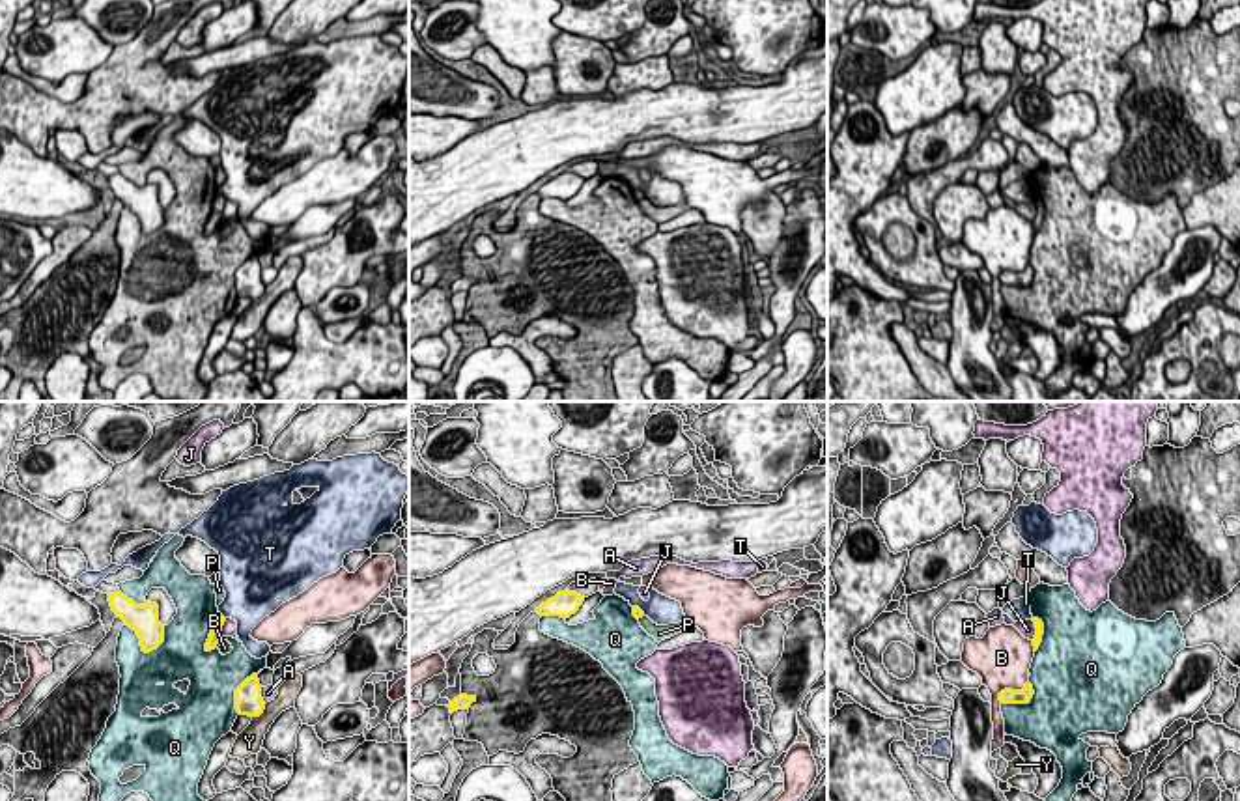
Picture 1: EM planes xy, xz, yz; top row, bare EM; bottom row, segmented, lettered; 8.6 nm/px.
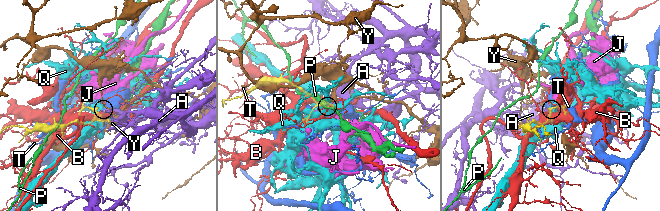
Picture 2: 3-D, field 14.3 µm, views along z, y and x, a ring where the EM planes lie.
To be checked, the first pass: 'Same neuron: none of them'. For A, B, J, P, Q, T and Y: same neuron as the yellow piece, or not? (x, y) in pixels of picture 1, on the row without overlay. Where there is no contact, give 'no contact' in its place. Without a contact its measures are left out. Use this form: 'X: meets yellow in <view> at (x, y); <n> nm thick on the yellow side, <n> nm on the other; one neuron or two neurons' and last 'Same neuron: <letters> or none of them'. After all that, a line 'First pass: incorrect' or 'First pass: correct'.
A: meets yellow in xy at (260, 277); 240 nm thick on the yellow side, 130 nm on the other; two neurons
B: meets yellow in yz at (1009, 271); 130 nm thick on the yellow side, 460 nm on the other; two neurons
J: meets yellow in yz at (1037, 211); 70 nm thick on the yellow side, 140 nm on the other; two neurons
P: meets yellow in xz at (639, 198); 90 nm thick on the yellow side, 130 nm on the other; two neurons
Q: meets yellow in xy at (140, 226); 260 nm thick on the yellow side, 340 nm on the other; two neurons
T: meets yellow in xy at (221, 196); 120 nm thick on the yellow side, 360 nm on the other; two neurons
Y: meets yellow in xy at (260, 295); 240 nm thick on the yellow side, 220 nm on the other; two neurons
Same neuron: none of them
First pass: correct

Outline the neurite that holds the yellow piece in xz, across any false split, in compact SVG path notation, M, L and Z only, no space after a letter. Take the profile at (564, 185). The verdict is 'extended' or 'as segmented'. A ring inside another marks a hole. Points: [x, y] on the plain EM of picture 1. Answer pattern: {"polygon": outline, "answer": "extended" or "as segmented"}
{"polygon": "M596 161L571 164L564 174L542 185L536 194L540 198L560 198L566 202L596 174L599 174L599 162Z", "answer": "extended"}

